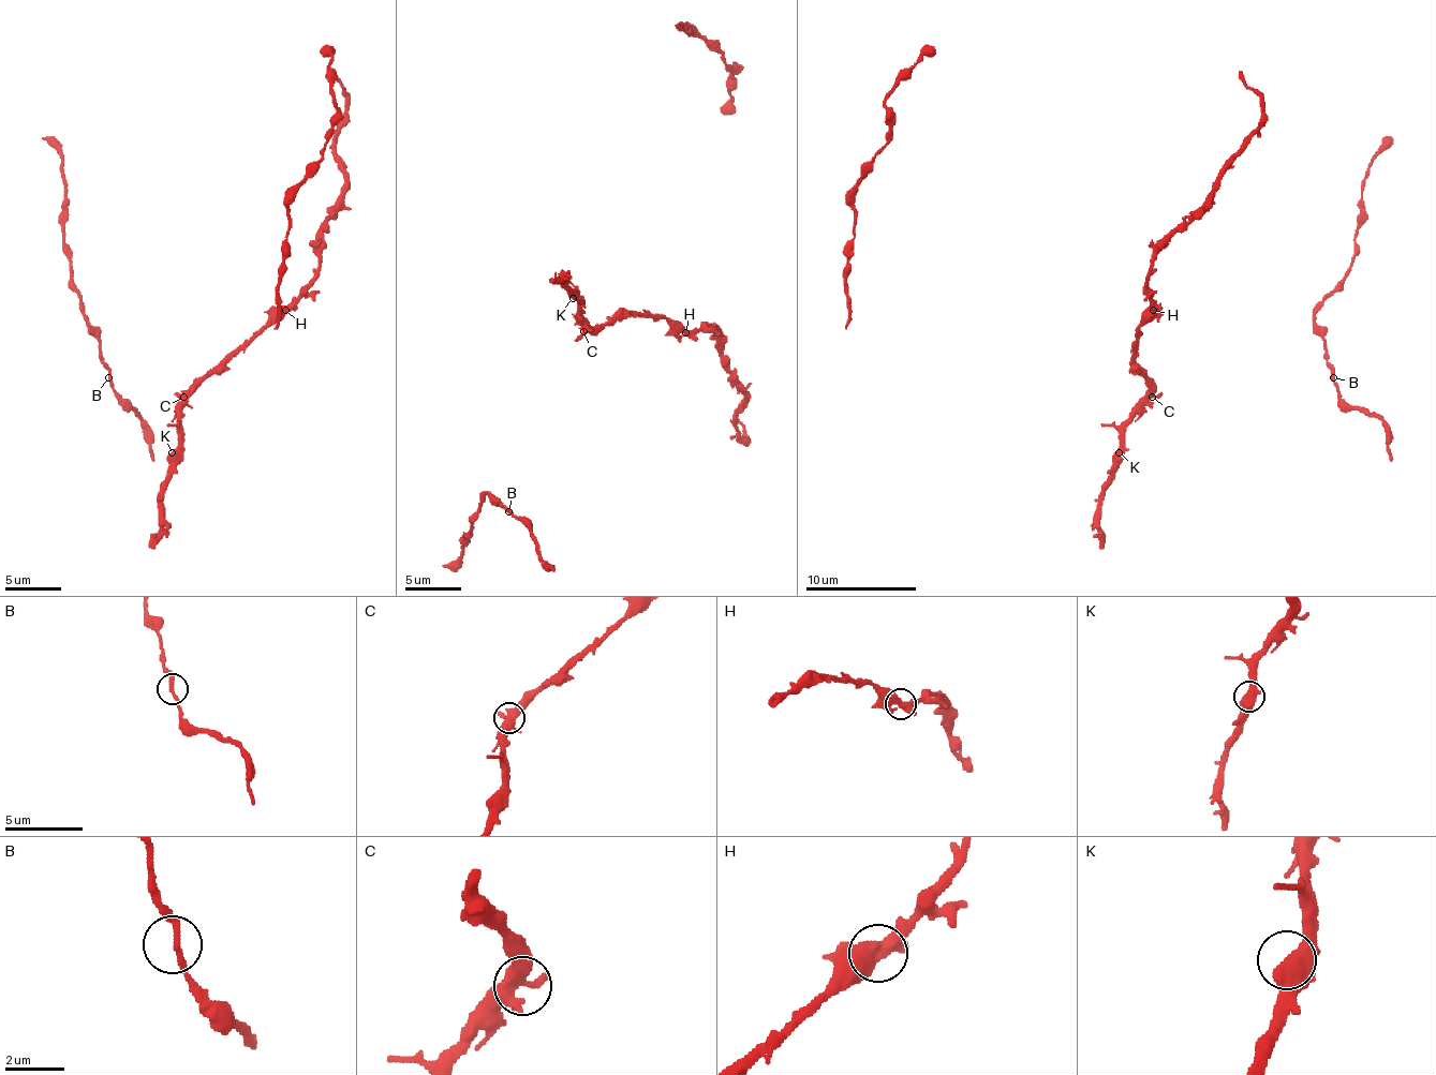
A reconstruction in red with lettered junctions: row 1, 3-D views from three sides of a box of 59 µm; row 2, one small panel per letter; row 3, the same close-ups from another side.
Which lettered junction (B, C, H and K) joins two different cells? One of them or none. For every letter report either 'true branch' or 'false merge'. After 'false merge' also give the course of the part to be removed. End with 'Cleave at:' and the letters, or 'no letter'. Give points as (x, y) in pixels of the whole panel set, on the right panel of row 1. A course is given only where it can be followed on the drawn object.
B: true branch
C: true branch
H: true branch
K: true branch
Cleave at: no letter

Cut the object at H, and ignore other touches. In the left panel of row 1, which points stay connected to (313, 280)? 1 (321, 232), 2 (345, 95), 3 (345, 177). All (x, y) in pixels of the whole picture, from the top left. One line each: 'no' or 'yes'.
1: yes
2: yes
3: yes

